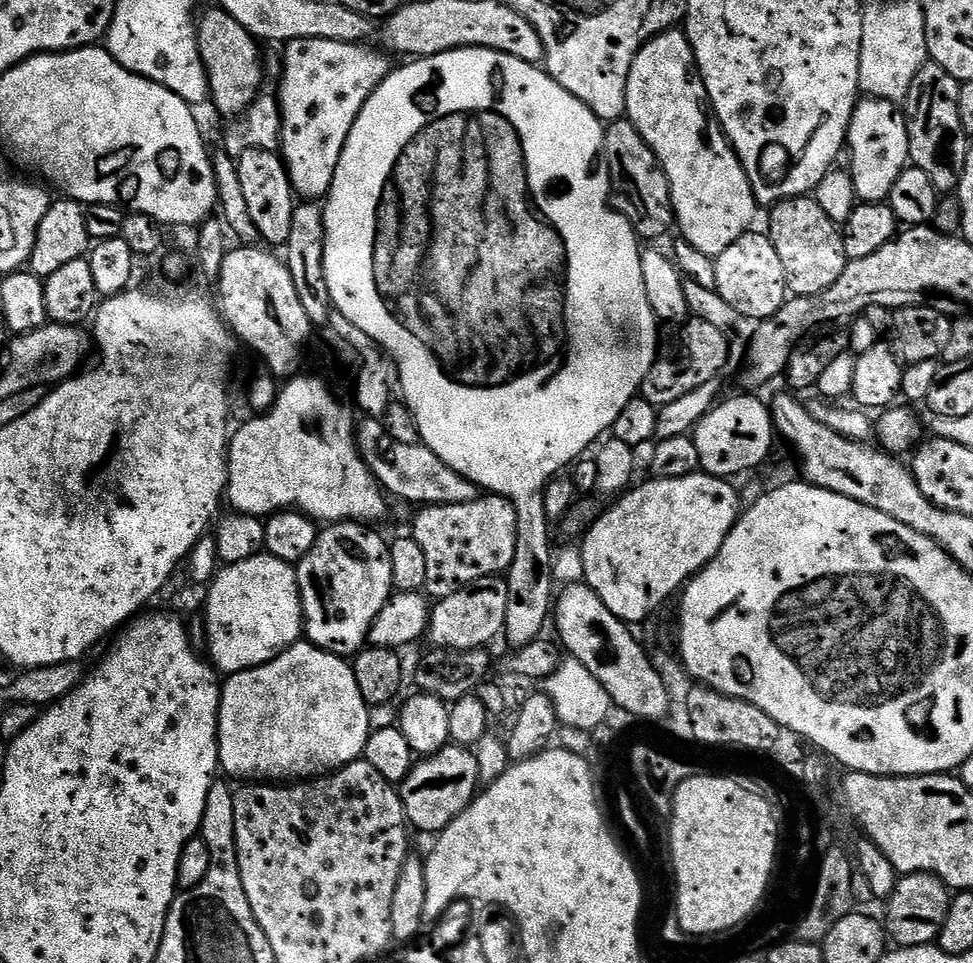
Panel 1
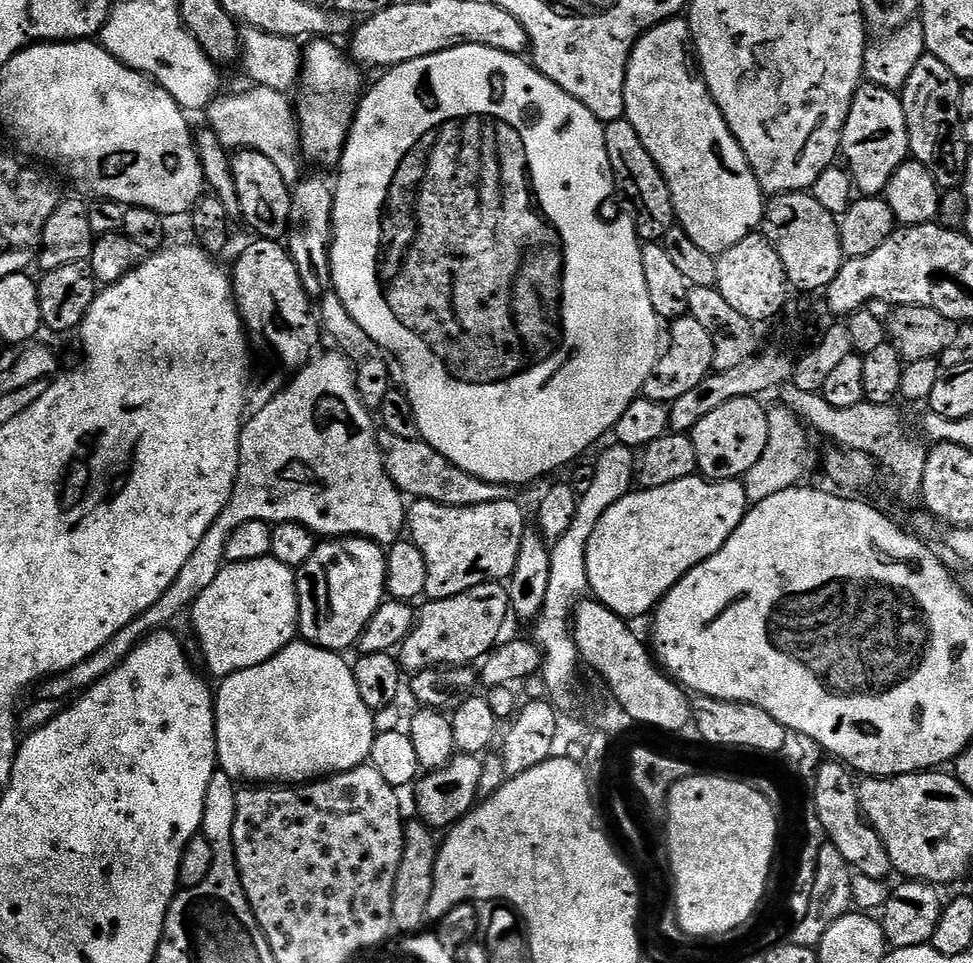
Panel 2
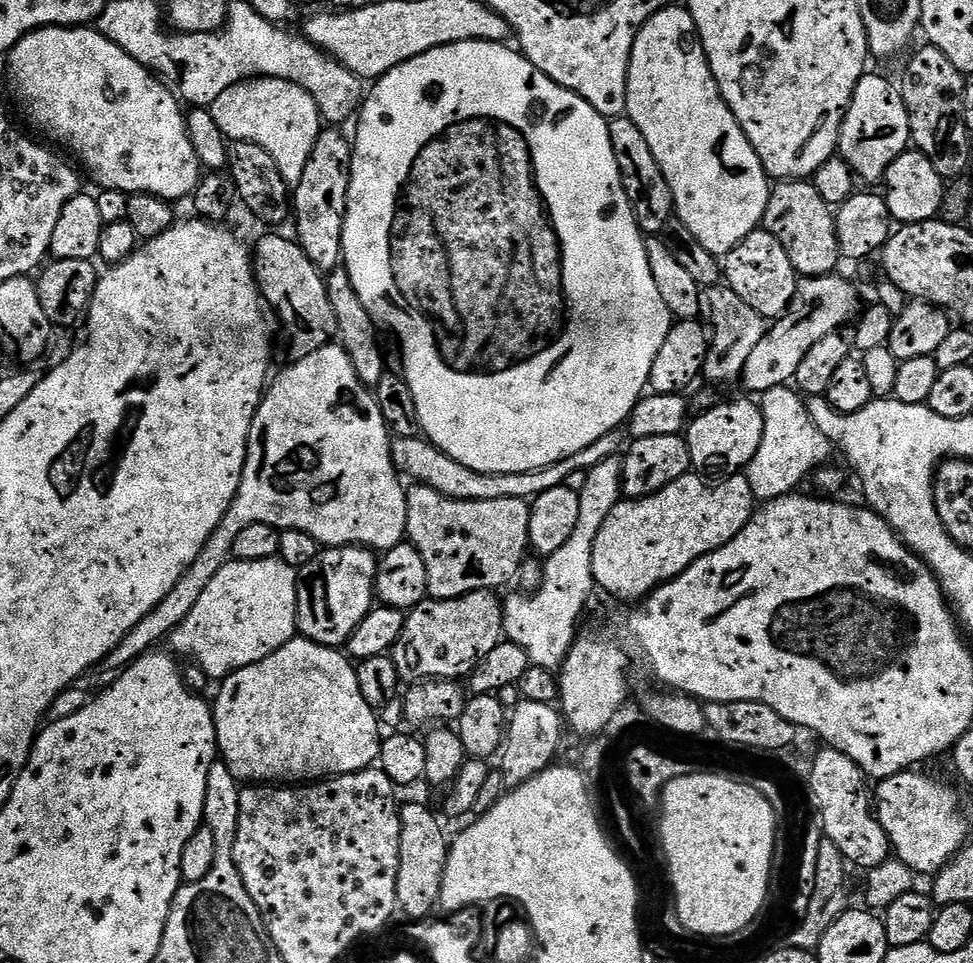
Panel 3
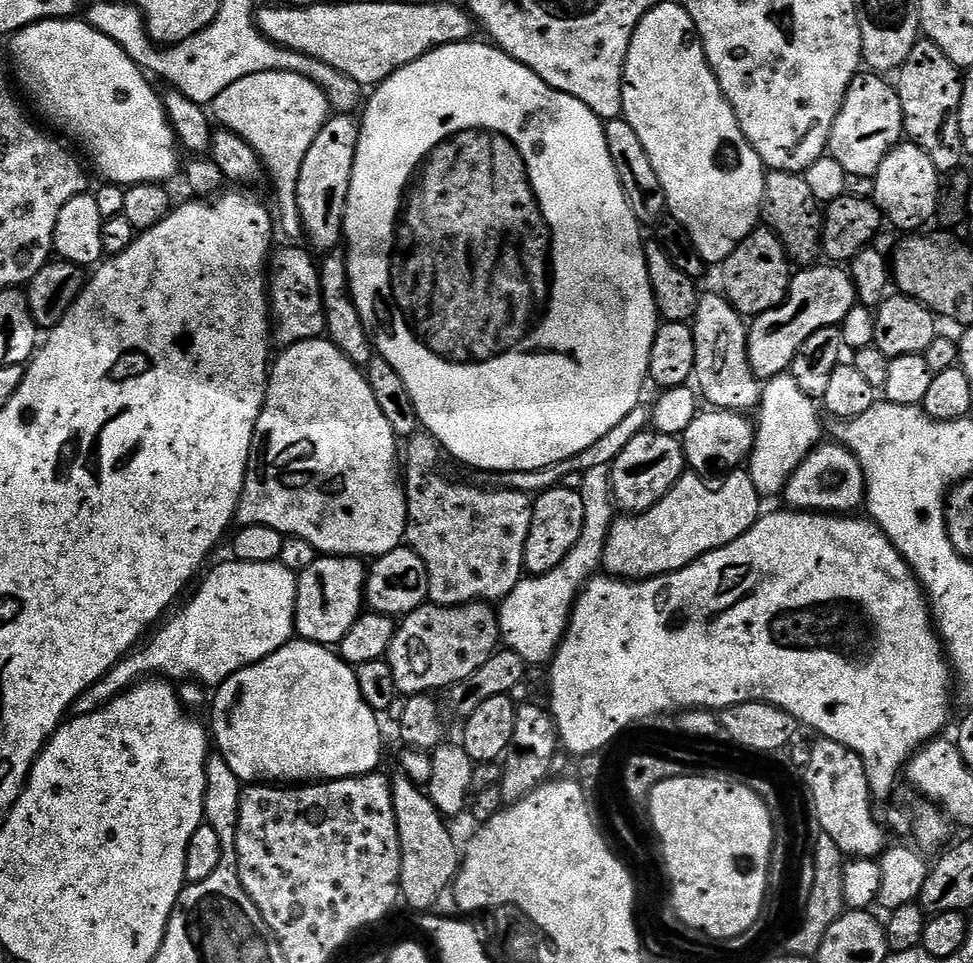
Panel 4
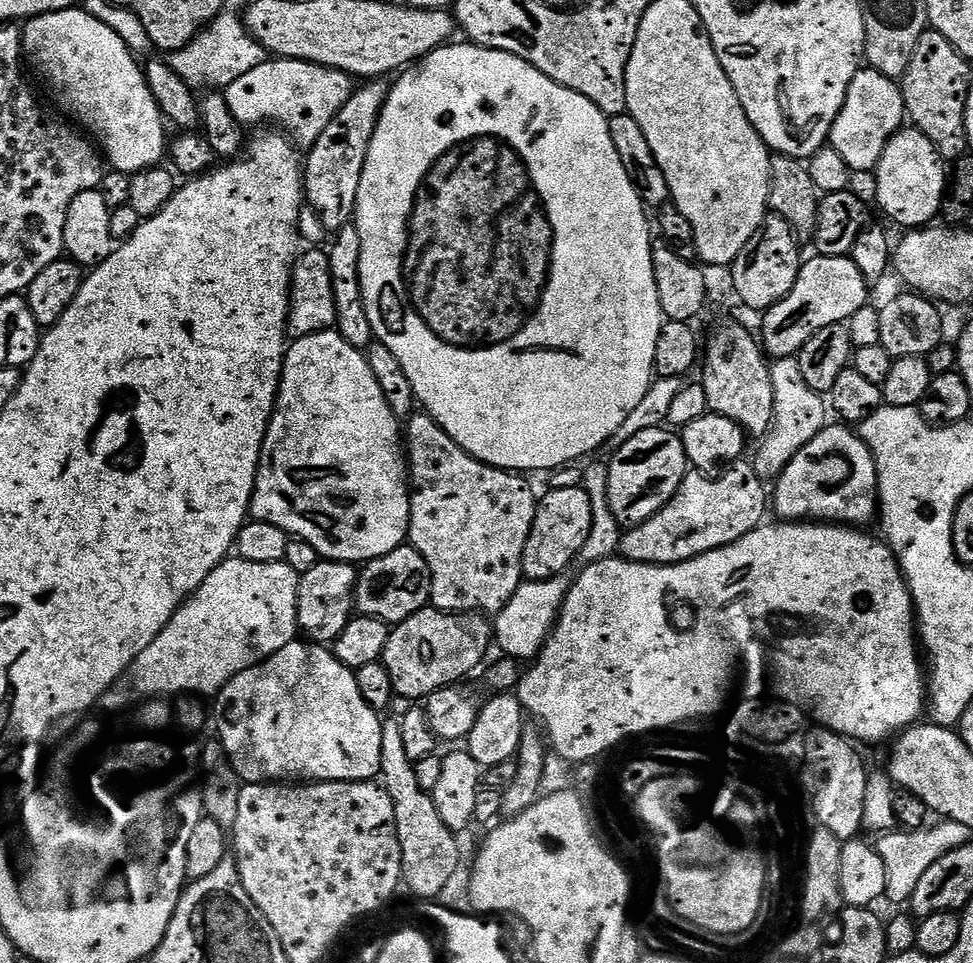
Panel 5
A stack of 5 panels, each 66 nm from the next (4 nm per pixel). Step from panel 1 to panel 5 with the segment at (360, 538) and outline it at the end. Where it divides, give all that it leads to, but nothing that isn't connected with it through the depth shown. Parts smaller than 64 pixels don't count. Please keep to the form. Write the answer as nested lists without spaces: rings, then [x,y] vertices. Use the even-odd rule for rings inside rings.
[[[321,559],[316,563],[314,570],[301,575],[298,606],[296,607],[296,623],[299,631],[303,635],[305,632],[309,636],[309,638],[307,637],[309,641],[324,646],[329,642],[335,642],[338,634],[342,634],[342,630],[354,615],[357,575],[357,569],[351,563],[343,560],[326,559]]]

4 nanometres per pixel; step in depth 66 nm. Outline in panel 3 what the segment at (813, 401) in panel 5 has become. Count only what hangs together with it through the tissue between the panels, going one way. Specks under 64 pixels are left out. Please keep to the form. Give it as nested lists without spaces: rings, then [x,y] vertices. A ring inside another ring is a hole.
[[[780,386],[761,395],[763,414],[762,443],[758,451],[749,457],[744,475],[750,484],[755,501],[765,504],[778,497],[791,495],[795,488],[808,474],[809,476],[823,467],[833,455],[832,444],[814,426],[805,401],[791,387]]]

